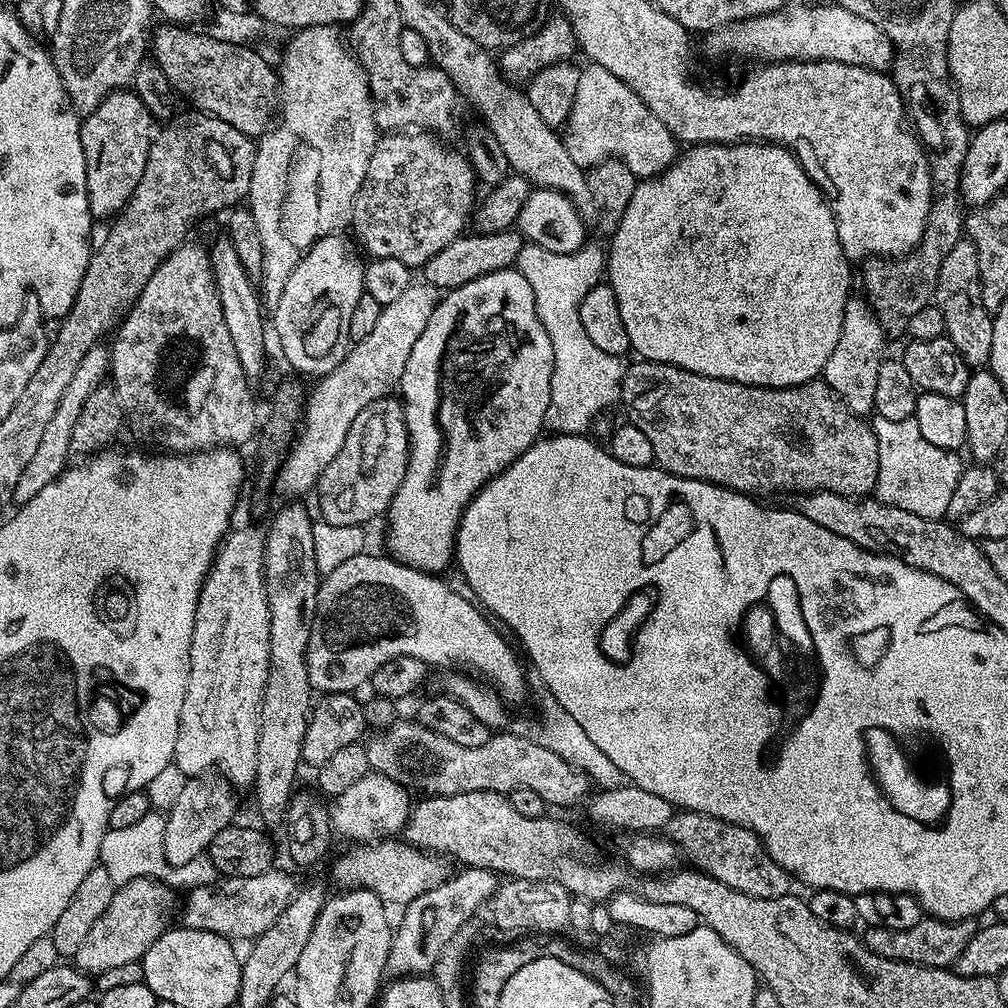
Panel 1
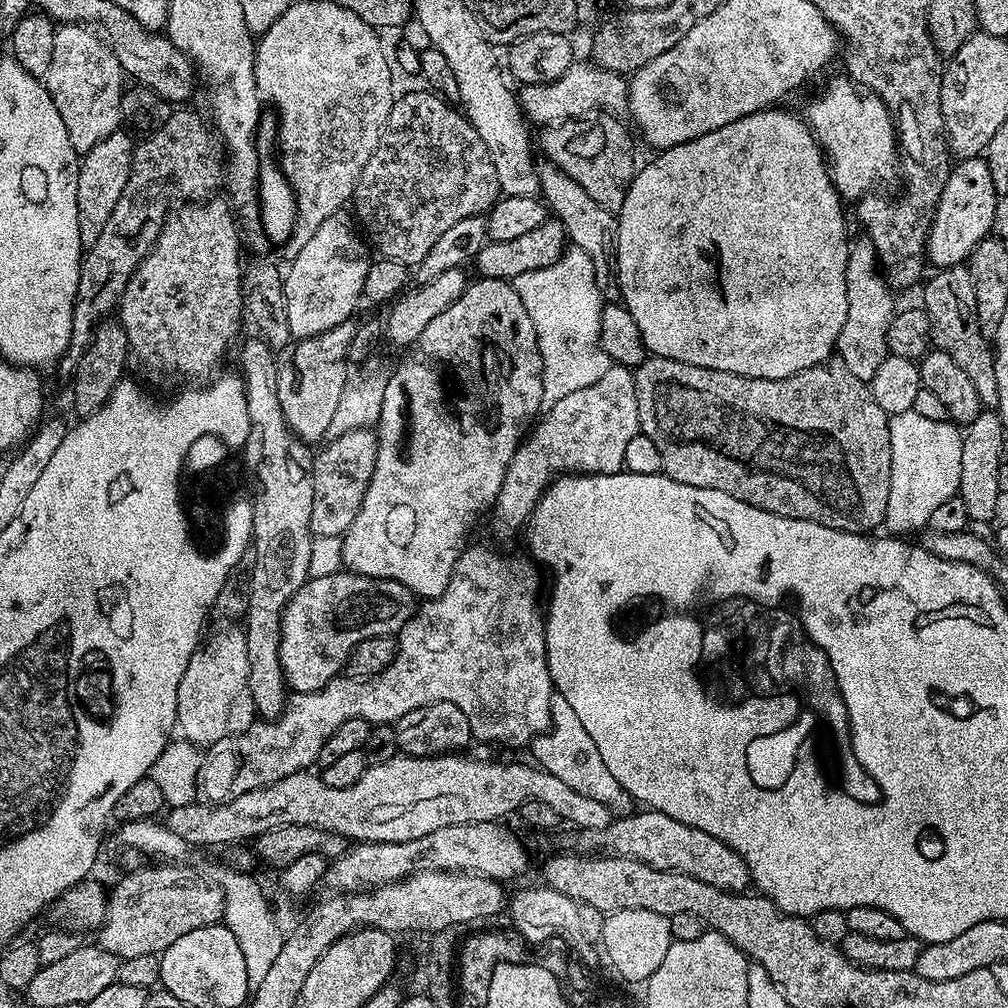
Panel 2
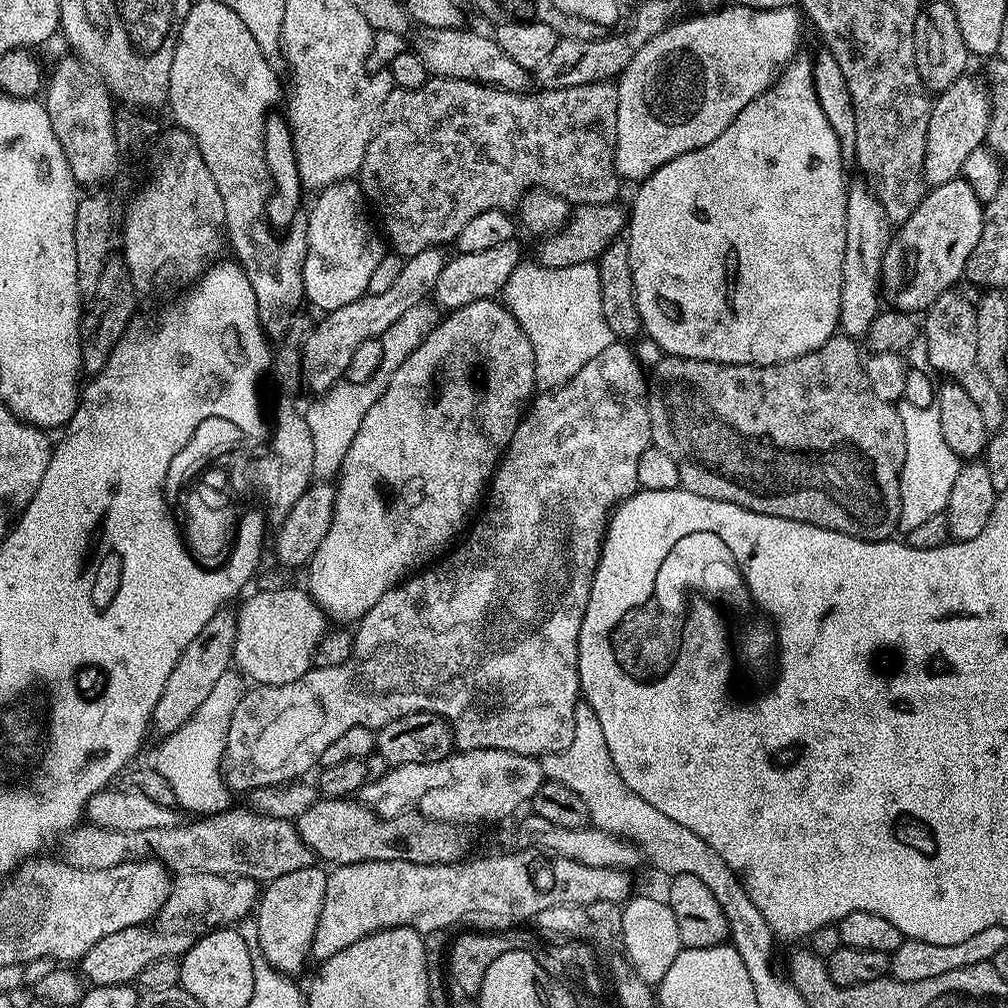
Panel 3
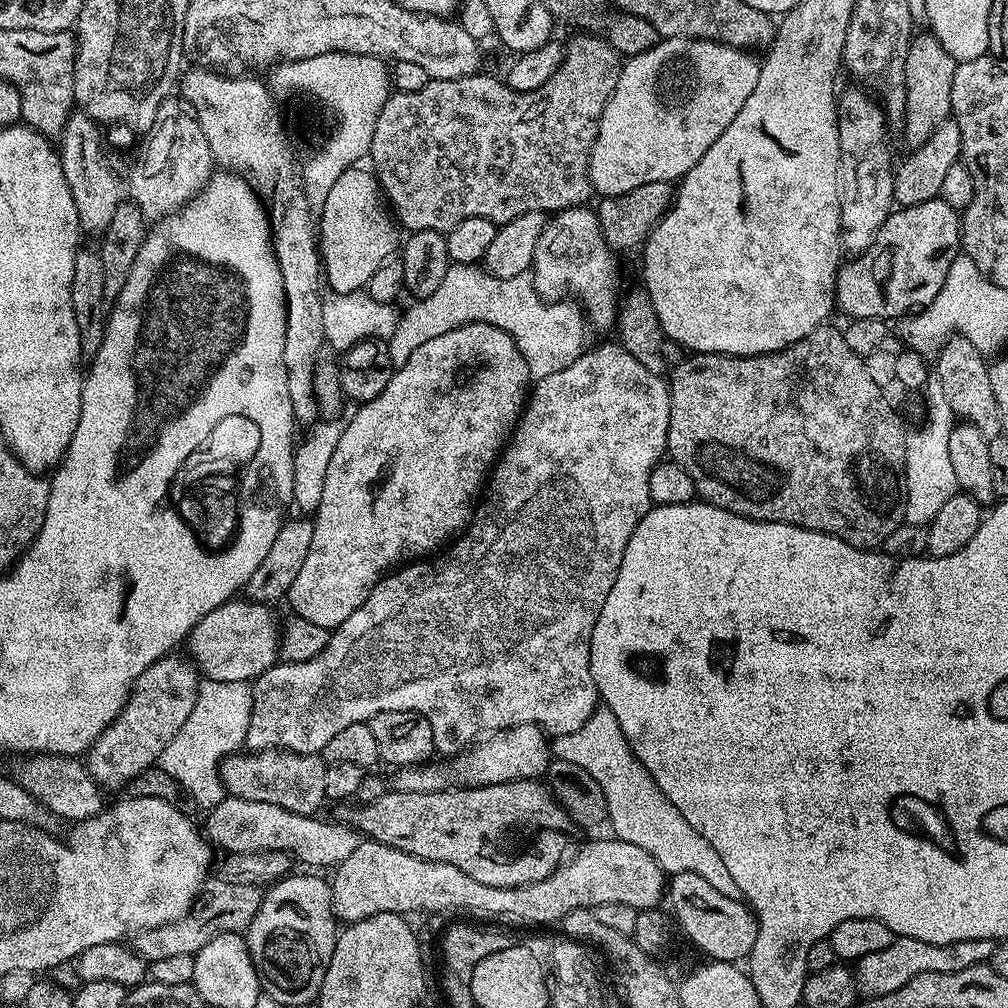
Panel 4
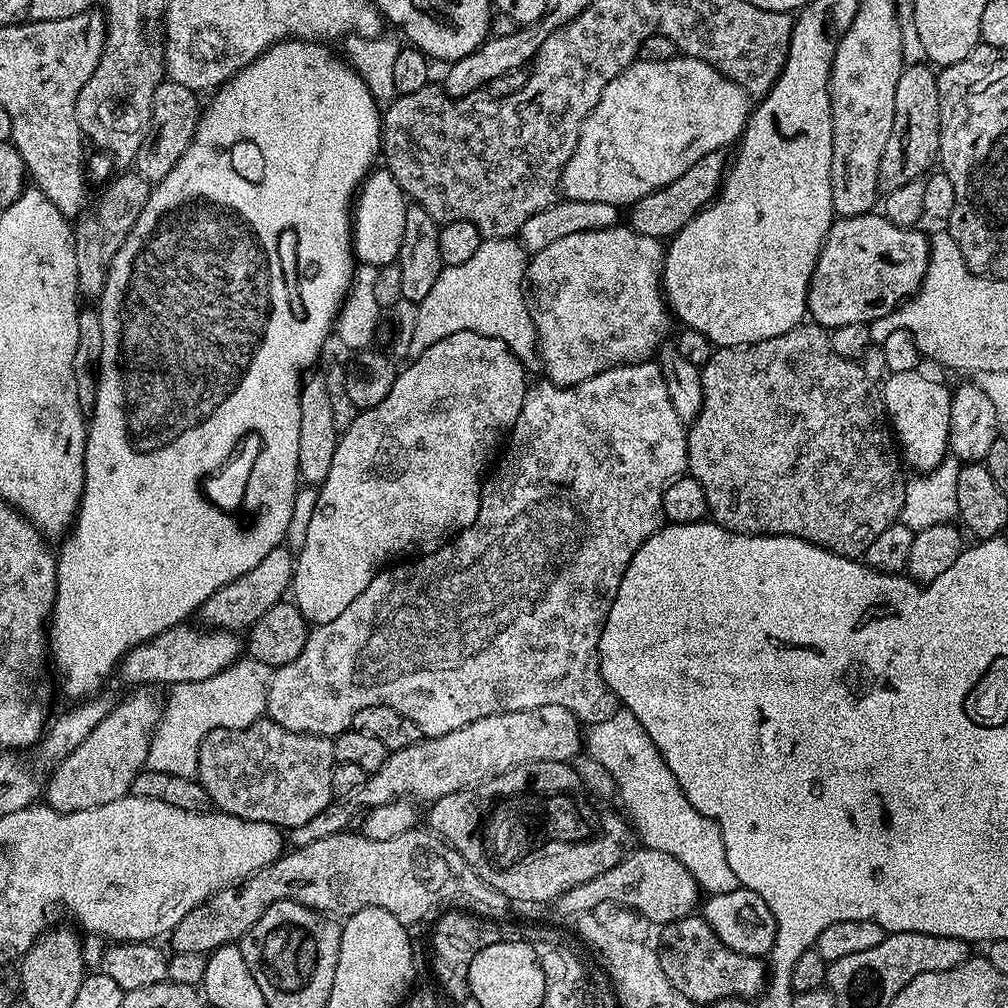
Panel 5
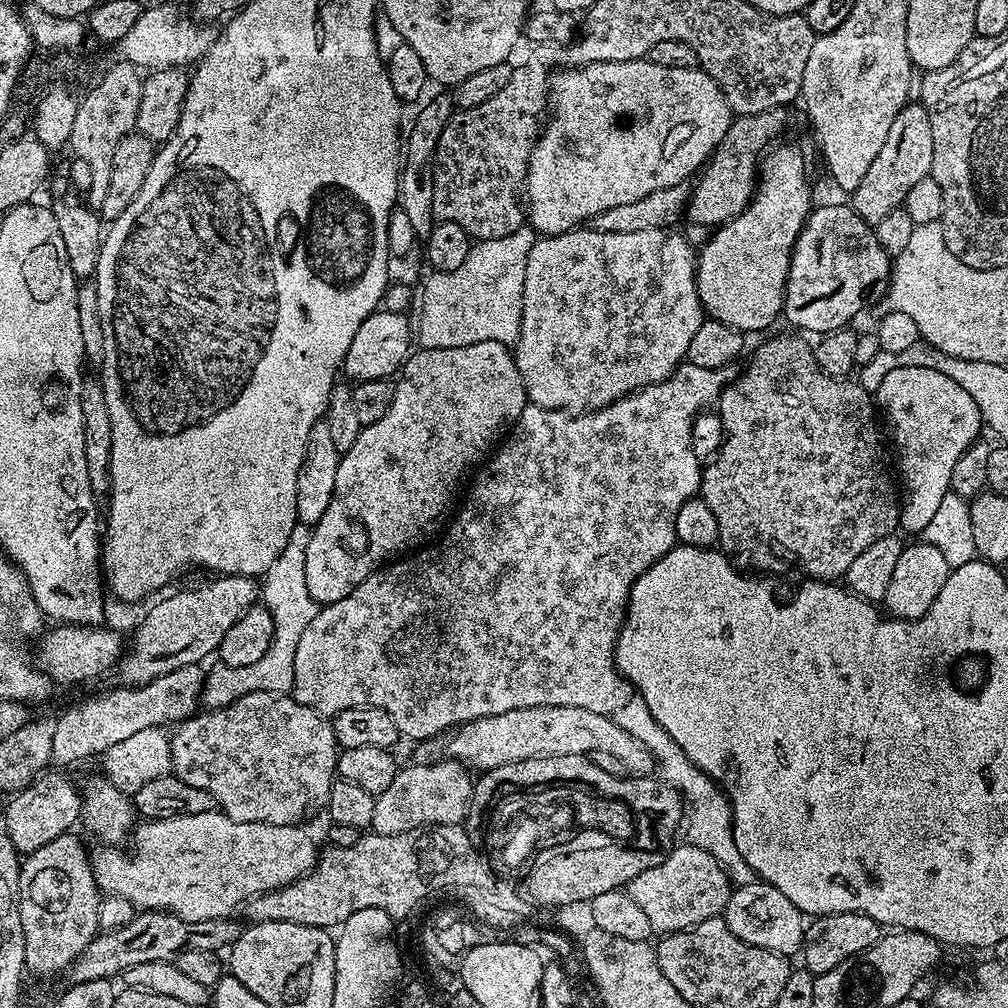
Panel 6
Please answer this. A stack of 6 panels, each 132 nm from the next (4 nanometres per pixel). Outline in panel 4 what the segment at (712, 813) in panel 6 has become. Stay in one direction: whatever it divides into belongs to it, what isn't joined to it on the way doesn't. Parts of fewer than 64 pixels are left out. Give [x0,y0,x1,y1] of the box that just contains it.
[551,707,741,900]

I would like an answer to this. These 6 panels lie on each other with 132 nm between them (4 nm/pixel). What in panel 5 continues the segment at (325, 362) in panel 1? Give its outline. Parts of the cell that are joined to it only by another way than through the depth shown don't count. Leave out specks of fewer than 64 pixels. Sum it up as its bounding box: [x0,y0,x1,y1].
[354,166,409,266]

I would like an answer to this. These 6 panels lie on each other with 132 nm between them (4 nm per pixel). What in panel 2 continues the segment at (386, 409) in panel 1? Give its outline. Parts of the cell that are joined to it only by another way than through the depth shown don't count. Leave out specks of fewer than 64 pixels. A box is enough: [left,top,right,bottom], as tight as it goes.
[310,428,378,538]

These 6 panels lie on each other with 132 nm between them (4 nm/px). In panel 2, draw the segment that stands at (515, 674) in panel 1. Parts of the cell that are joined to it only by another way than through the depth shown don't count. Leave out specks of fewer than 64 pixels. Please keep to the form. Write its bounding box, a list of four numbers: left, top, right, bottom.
[280,570,418,692]

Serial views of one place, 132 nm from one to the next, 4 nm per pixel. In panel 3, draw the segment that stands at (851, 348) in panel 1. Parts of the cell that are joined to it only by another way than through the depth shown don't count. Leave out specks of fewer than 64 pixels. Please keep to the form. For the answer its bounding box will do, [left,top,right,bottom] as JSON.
[839,183,890,338]

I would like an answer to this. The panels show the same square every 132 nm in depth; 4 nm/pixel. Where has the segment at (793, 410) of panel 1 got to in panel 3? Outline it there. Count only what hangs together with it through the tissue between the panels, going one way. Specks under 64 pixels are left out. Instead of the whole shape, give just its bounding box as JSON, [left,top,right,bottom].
[648,334,906,540]

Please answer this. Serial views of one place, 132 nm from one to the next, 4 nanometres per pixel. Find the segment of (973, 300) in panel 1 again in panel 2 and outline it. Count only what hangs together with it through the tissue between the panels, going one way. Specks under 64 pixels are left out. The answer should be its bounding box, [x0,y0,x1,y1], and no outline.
[922,264,1000,410]

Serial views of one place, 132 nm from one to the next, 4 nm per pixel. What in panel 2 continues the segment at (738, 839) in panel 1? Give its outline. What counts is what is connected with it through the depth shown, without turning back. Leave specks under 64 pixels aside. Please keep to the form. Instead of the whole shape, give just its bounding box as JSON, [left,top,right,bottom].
[574,810,750,894]

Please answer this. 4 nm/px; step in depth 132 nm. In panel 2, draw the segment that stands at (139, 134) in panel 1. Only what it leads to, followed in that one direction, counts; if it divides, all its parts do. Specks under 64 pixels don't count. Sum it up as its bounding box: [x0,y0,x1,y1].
[78,130,134,246]

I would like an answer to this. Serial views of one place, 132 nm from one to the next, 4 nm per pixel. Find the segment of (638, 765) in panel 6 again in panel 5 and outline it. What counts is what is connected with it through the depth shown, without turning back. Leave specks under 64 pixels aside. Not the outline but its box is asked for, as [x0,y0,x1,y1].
[354,706,581,810]

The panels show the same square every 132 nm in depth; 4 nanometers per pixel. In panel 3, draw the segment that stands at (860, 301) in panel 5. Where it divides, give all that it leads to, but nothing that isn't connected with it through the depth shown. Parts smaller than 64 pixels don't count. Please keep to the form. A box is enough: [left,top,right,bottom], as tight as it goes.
[882,178,984,314]

